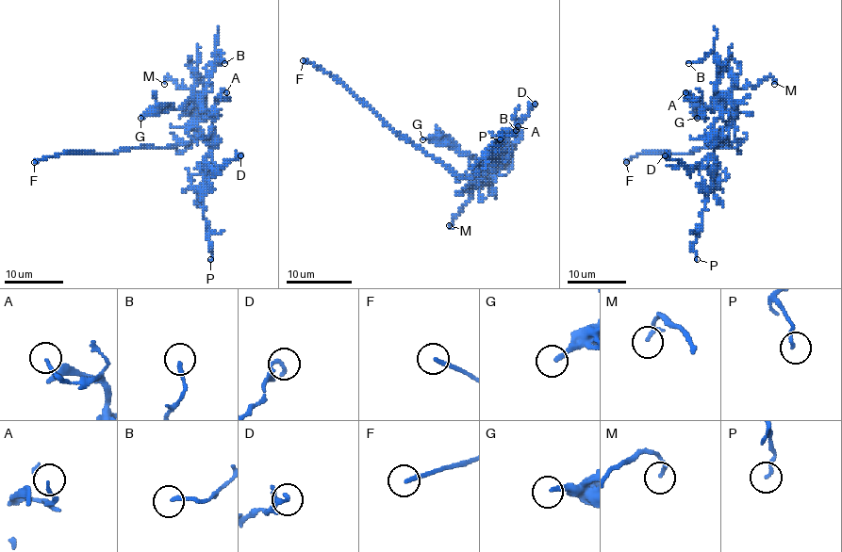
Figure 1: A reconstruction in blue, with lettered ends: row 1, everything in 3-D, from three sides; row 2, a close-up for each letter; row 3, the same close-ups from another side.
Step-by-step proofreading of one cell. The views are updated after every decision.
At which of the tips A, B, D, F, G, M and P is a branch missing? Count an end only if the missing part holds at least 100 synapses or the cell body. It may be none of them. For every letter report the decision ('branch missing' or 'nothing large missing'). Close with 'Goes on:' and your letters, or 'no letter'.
A: nothing large missing
B: nothing large missing
D: nothing large missing
F: branch missing
G: nothing large missing
M: nothing large missing
P: nothing large missing
Goes on: F

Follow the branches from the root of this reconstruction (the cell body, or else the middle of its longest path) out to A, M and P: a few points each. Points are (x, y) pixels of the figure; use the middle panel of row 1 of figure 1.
A: (475, 174), (483, 176), (493, 168), (491, 157), (503, 146), (516, 139), (518, 126)
M: (475, 174), (483, 174), (478, 179), (485, 179), (482, 177), (470, 192), (470, 201), (449, 225)
P: (475, 174), (502, 159), (491, 156), (500, 139)

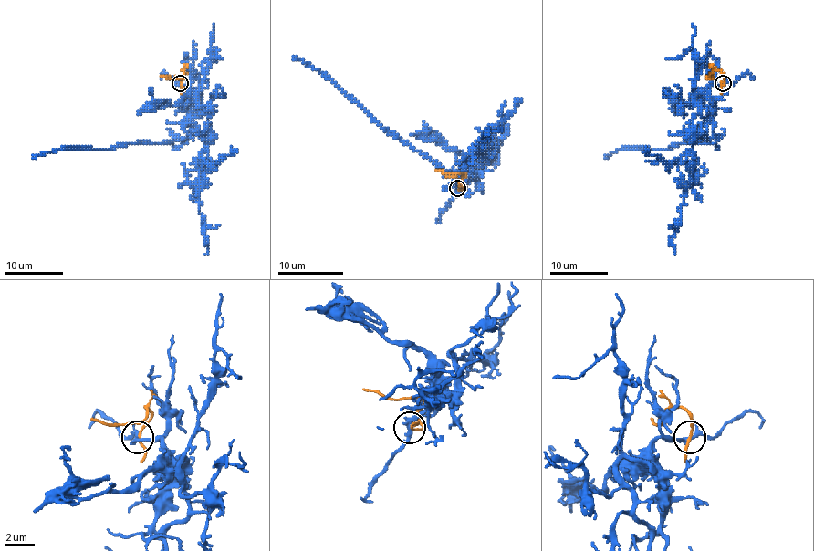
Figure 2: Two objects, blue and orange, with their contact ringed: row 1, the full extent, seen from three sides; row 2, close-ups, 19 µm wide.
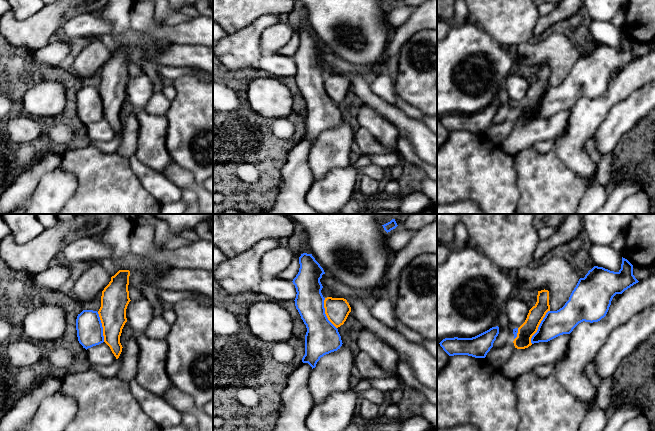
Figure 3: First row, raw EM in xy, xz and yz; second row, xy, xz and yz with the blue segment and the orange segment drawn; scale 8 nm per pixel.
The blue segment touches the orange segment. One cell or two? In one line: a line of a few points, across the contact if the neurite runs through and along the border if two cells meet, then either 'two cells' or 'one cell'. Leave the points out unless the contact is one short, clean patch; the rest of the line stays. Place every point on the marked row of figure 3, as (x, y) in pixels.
yz (549, 310), (532, 336), (531, 343) | two cells

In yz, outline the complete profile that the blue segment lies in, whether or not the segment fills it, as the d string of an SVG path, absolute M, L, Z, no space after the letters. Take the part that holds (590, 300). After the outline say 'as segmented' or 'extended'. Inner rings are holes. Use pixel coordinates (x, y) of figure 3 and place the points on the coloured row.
M623 257L618 272L594 266L584 278L579 279L562 308L546 313L531 343L548 342L570 334L583 321L600 321L606 316L613 297L638 282L633 275L633 265Z | as segmented

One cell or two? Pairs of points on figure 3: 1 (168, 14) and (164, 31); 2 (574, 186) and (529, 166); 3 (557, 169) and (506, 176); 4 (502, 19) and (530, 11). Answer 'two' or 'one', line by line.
1: two
2: one
3: two
4: one

